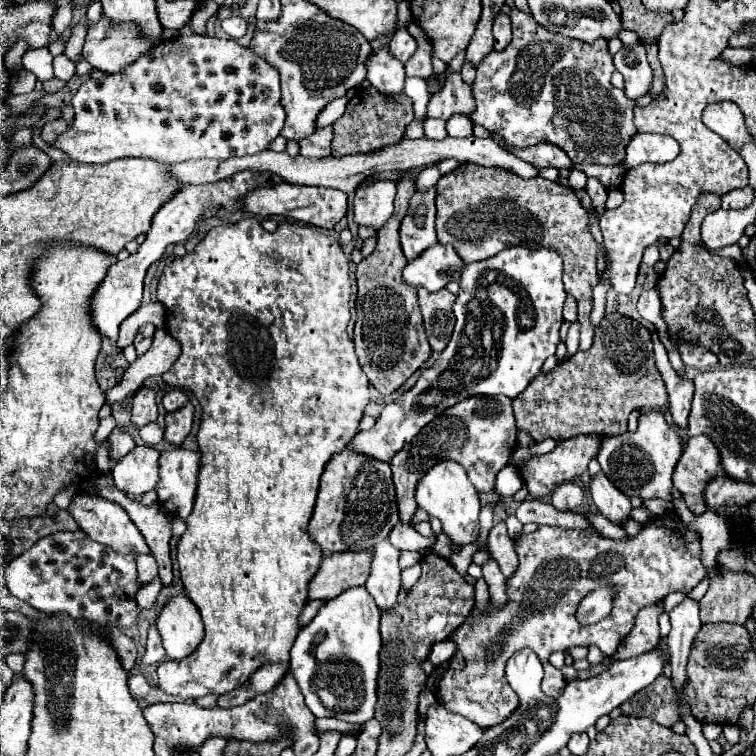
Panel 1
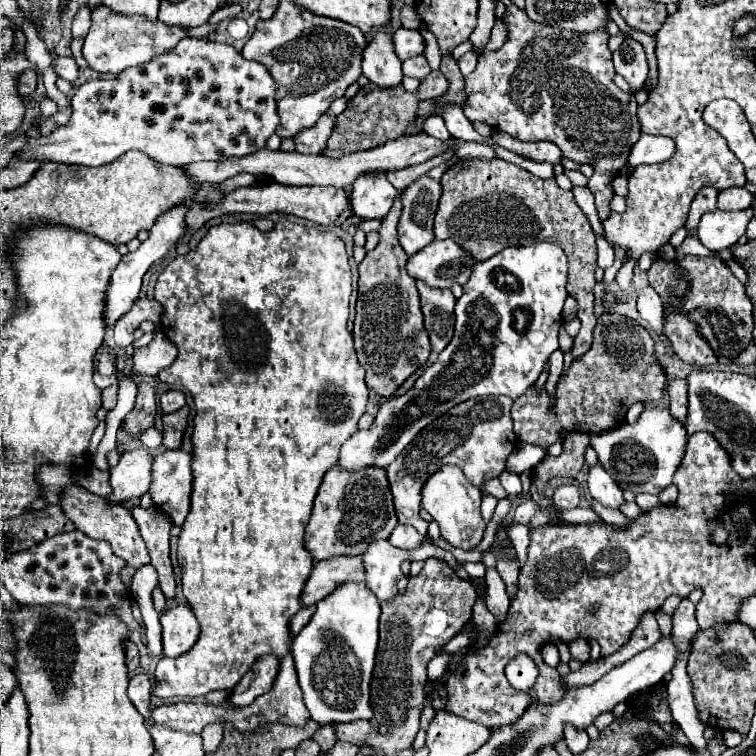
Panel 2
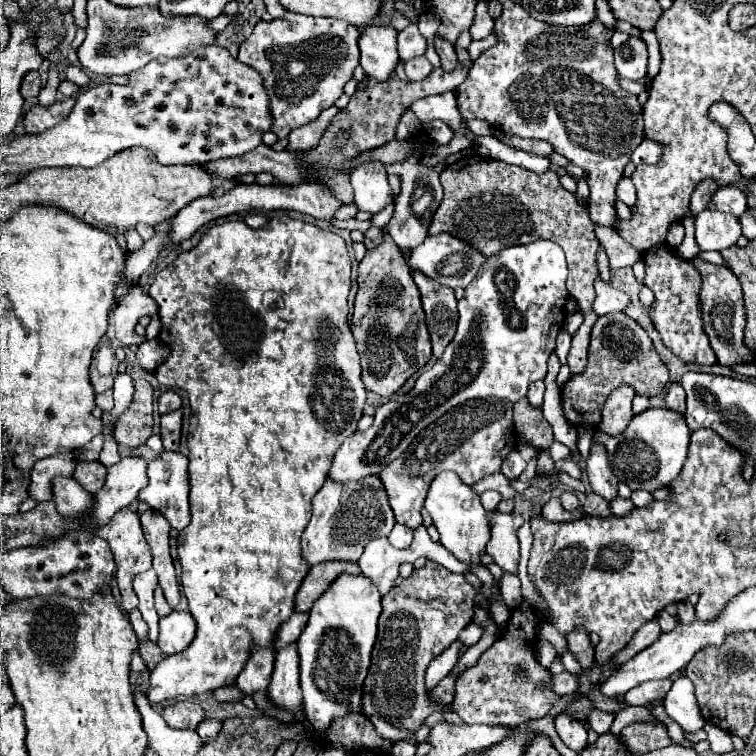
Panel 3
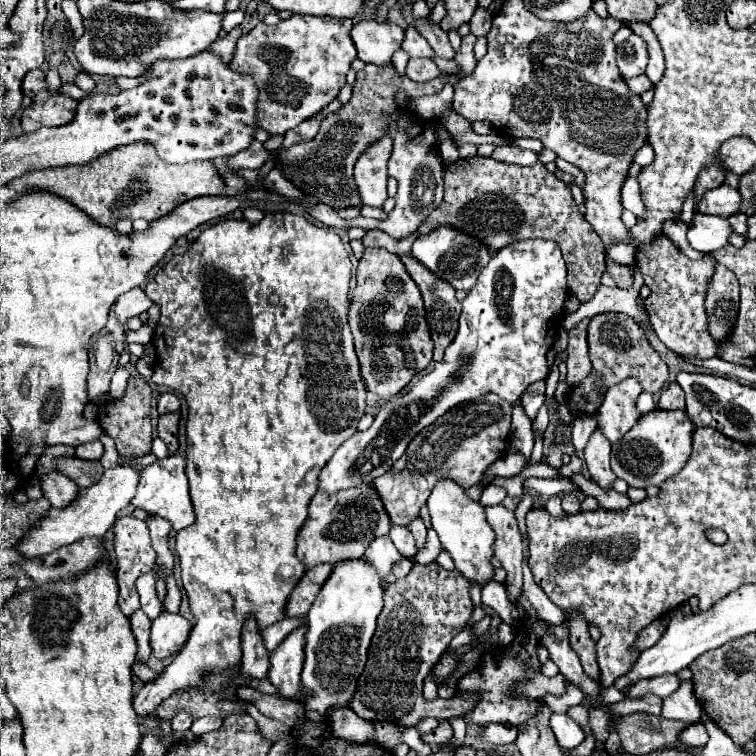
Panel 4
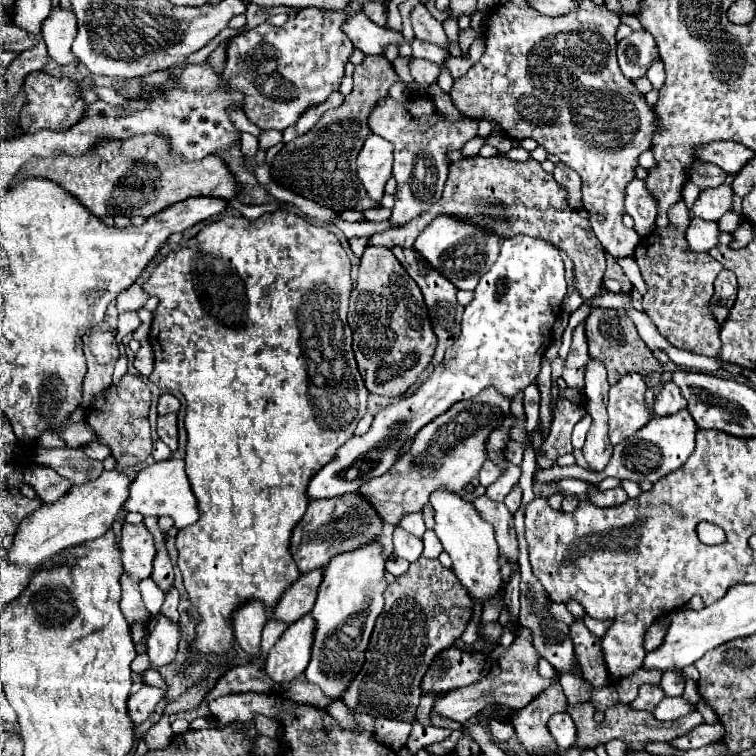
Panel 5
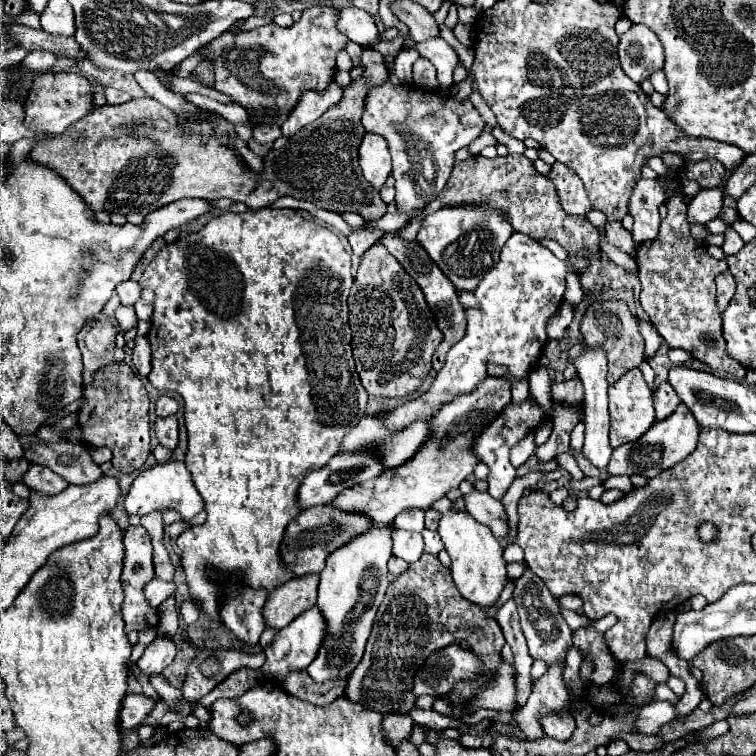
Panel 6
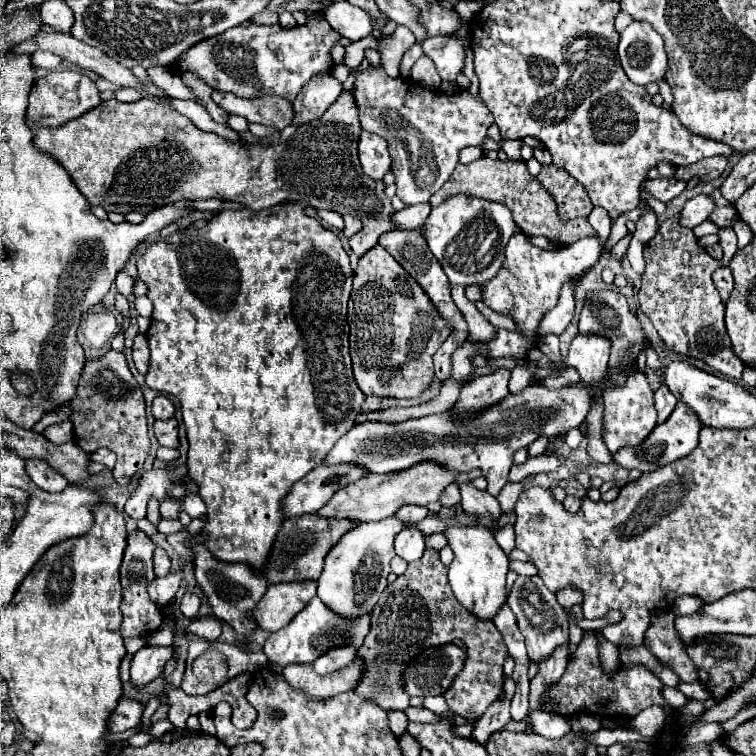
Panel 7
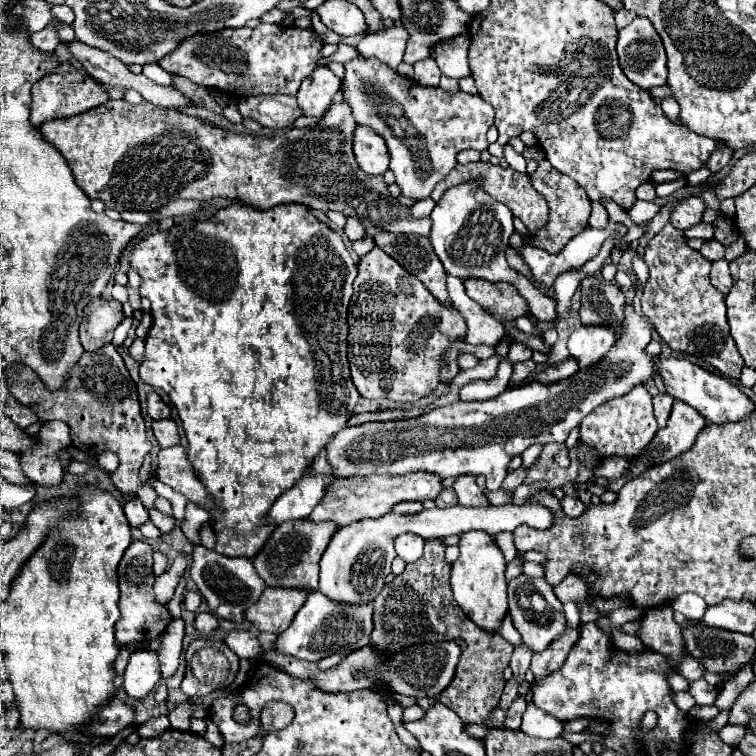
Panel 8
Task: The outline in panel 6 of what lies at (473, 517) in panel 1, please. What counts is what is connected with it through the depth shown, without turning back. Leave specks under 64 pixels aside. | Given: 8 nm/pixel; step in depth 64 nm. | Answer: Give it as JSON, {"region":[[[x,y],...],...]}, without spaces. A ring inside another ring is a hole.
{"region":[[[448,498],[436,500],[432,504],[432,508],[442,512],[438,532],[440,532],[442,542],[444,542],[444,546],[452,558],[450,574],[452,574],[452,580],[454,580],[460,596],[466,598],[468,602],[472,602],[474,606],[482,608],[482,610],[492,608],[498,602],[500,592],[508,580],[506,560],[502,558],[502,552],[504,552],[502,546],[498,544],[498,540],[490,532],[490,528],[486,528],[484,524],[478,524],[476,520],[470,520],[470,514],[466,510],[454,512],[452,502]]]}

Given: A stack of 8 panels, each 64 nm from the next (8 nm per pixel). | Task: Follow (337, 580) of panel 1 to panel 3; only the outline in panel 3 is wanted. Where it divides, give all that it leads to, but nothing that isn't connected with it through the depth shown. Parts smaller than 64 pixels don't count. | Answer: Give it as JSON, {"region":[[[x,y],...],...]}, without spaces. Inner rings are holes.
{"region":[[[322,562],[316,566],[310,566],[306,578],[302,580],[294,604],[298,612],[308,612],[318,596],[330,586],[330,580],[338,576],[338,572],[360,572],[358,564],[342,564],[342,562]]]}

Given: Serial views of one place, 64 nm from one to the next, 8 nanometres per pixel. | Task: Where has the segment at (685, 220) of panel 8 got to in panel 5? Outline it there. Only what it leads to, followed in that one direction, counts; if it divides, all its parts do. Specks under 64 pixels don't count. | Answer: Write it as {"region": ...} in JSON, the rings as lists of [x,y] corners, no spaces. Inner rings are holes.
{"region":[[[722,184],[716,188],[702,190],[690,212],[692,216],[698,216],[702,220],[718,220],[730,208],[732,208],[732,188]]]}

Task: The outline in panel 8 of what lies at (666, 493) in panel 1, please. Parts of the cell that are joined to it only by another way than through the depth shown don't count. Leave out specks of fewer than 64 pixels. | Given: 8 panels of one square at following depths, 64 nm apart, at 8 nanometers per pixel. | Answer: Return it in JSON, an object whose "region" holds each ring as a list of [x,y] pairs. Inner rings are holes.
{"region":[[[674,400],[674,408],[666,428],[656,432],[654,444],[650,444],[646,452],[642,452],[640,460],[648,464],[660,464],[684,454],[686,450],[692,448],[698,432],[704,426],[706,426],[706,420],[698,410],[686,406],[686,402]]]}

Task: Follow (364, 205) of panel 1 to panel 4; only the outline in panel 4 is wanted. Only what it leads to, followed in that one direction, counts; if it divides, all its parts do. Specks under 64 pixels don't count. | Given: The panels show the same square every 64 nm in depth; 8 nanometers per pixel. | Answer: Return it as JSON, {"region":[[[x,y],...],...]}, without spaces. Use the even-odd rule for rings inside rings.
{"region":[[[384,136],[372,142],[356,162],[354,178],[360,190],[362,202],[368,206],[382,208],[384,200],[388,198],[386,180],[388,180],[388,160],[390,160],[392,144],[390,138]]]}

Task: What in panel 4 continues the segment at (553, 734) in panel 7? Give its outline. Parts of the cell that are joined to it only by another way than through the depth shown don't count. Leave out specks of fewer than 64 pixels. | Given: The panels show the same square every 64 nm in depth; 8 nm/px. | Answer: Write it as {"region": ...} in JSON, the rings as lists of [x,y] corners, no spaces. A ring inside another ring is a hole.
{"region":[[[552,714],[550,728],[554,730],[560,748],[576,748],[584,740],[584,732],[578,728],[578,724],[568,714]]]}

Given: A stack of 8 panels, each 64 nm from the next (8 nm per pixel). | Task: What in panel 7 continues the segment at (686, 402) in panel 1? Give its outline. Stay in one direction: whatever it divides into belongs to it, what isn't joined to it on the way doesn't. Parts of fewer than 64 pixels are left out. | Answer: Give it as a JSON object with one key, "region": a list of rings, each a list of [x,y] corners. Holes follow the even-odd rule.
{"region":[[[662,384],[656,392],[654,392],[654,404],[656,404],[656,410],[658,410],[658,424],[666,422],[668,416],[672,414],[674,406],[676,406],[676,398],[674,394]]]}

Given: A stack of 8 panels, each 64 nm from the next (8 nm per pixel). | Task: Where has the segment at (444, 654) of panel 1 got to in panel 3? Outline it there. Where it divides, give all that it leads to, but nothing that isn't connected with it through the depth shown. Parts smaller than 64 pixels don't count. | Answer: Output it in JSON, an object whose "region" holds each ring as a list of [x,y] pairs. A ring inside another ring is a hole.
{"region":[[[470,623],[468,626],[466,626],[466,628],[464,628],[464,630],[462,630],[458,639],[464,646],[470,647],[480,640],[482,633],[483,630],[479,625]]]}

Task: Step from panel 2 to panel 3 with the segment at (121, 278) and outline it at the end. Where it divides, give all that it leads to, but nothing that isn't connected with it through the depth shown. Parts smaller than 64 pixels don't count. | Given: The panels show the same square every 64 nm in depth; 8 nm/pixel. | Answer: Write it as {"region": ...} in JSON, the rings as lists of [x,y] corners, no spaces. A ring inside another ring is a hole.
{"region":[[[162,222],[158,226],[154,226],[154,238],[144,242],[144,246],[132,254],[128,254],[126,258],[126,268],[124,268],[124,276],[122,276],[122,284],[116,290],[116,304],[118,300],[130,292],[132,286],[138,284],[140,274],[152,264],[152,260],[158,256],[158,252],[162,250],[162,246],[168,242],[168,222]]]}

